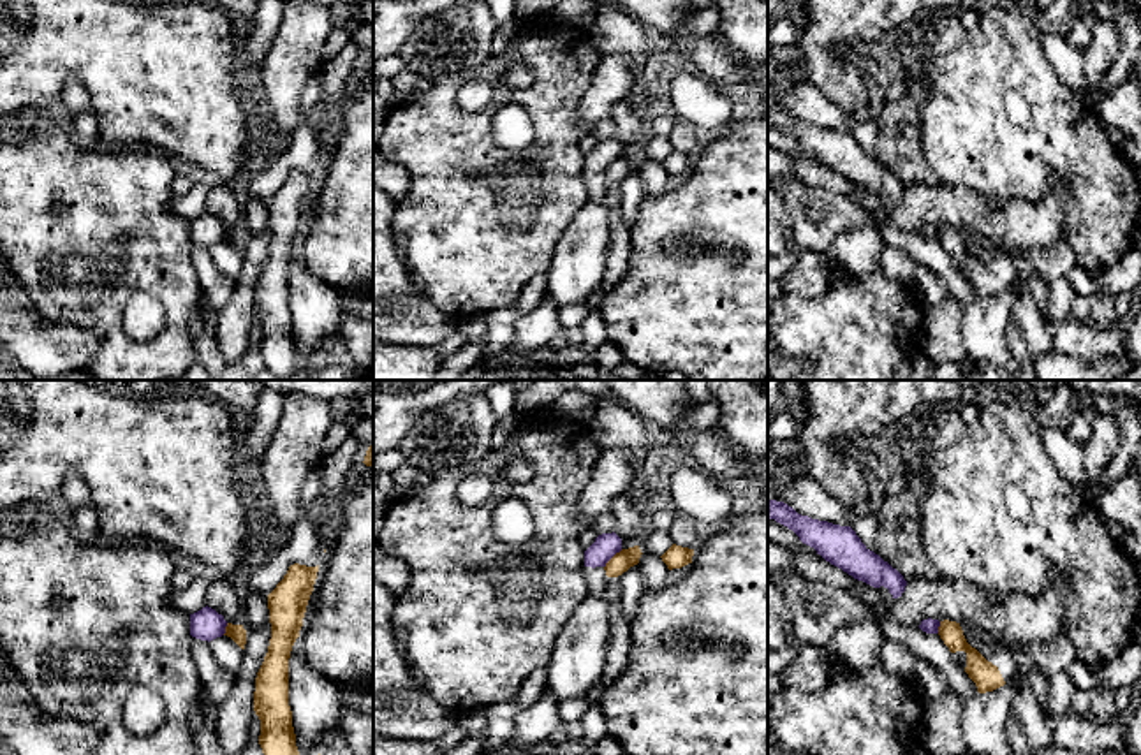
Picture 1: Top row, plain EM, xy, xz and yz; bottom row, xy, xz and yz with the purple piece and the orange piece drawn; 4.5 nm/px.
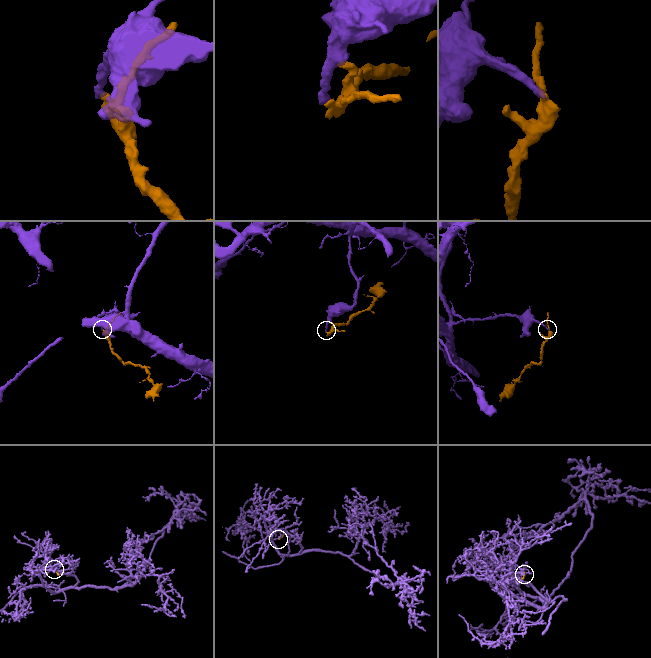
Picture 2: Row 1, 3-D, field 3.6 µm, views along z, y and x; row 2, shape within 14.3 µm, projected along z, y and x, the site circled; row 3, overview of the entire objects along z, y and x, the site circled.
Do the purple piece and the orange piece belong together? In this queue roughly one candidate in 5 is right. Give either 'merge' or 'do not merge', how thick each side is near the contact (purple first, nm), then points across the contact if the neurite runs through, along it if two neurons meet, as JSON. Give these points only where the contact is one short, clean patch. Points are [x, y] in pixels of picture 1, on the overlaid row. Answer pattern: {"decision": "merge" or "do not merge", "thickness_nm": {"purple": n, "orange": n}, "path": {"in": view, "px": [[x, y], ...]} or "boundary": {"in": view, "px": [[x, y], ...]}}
{"decision": "do not merge", "thickness_nm": {"purple": 110, "orange": 90}, "boundary": {"in": "xz", "px": [[622, 549], [604, 567]]}}

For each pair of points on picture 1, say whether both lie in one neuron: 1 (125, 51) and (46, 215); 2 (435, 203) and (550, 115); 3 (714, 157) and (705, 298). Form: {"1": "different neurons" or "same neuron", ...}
{"1": "different neurons", "2": "same neuron", "3": "same neuron"}

